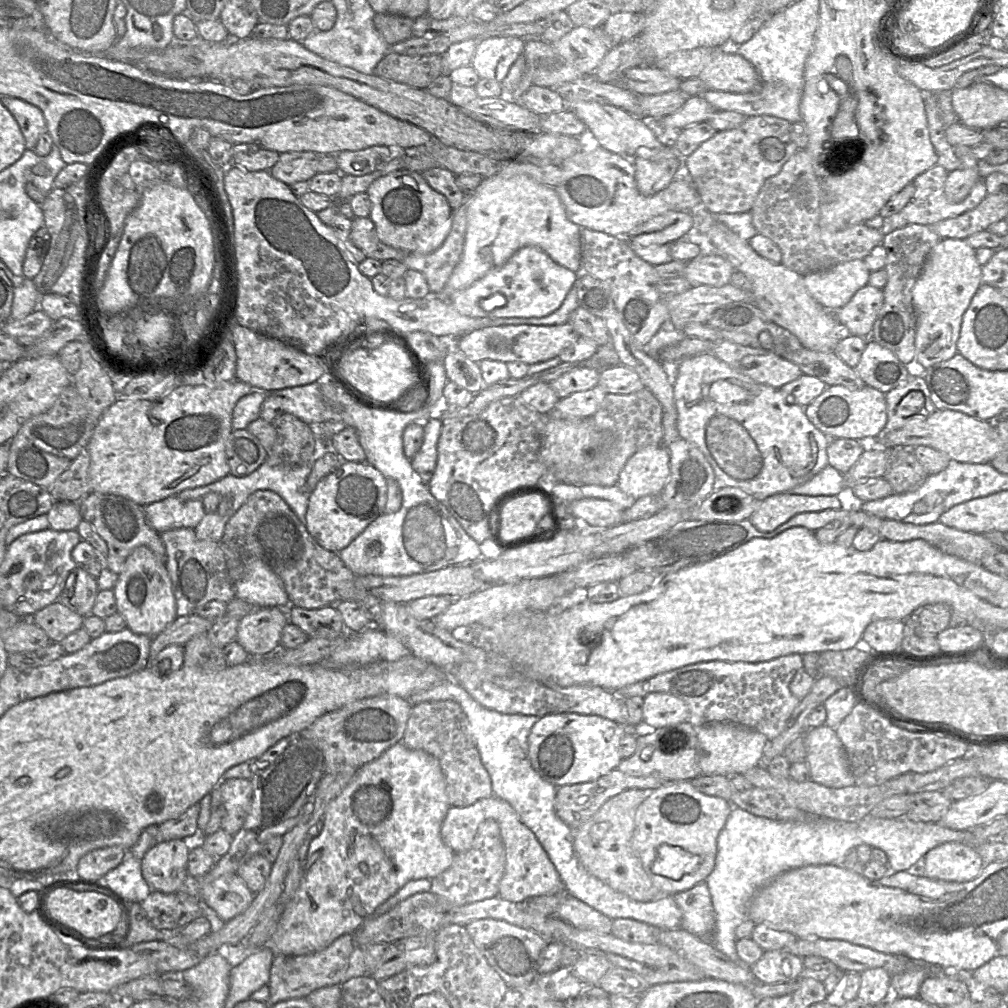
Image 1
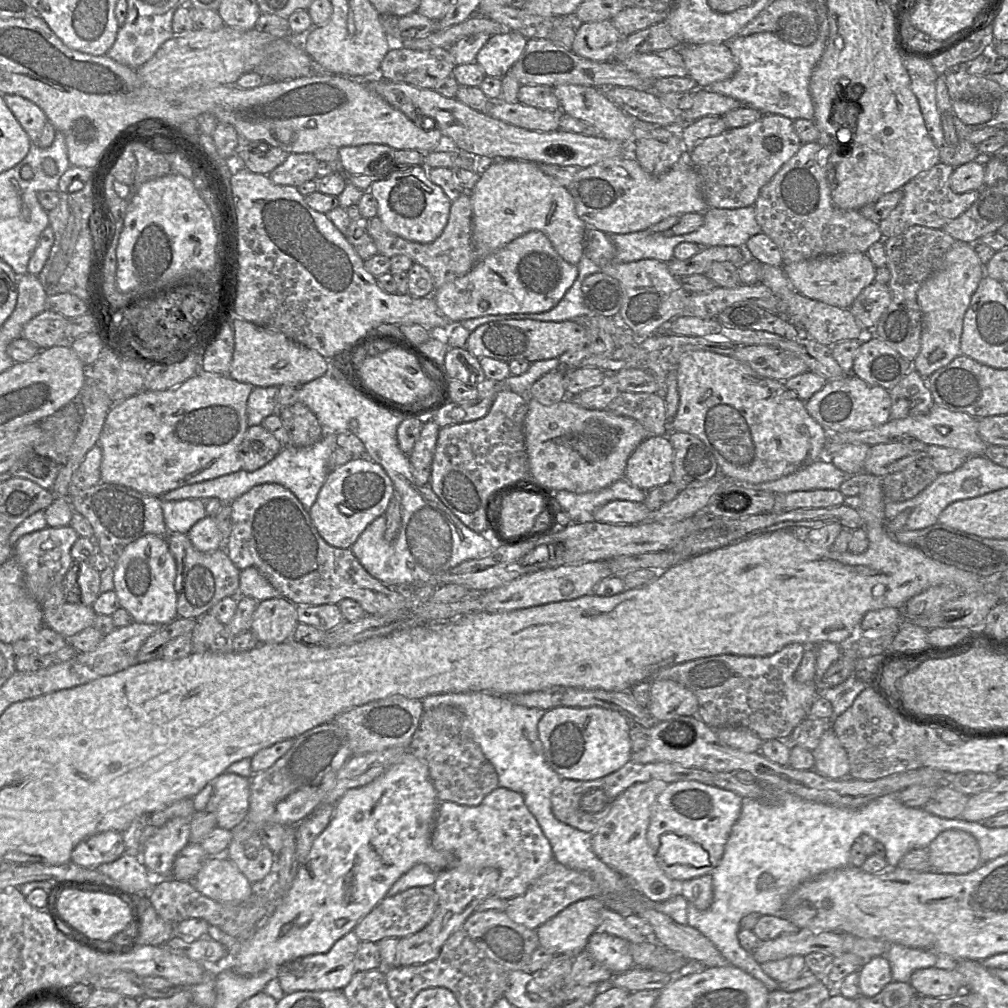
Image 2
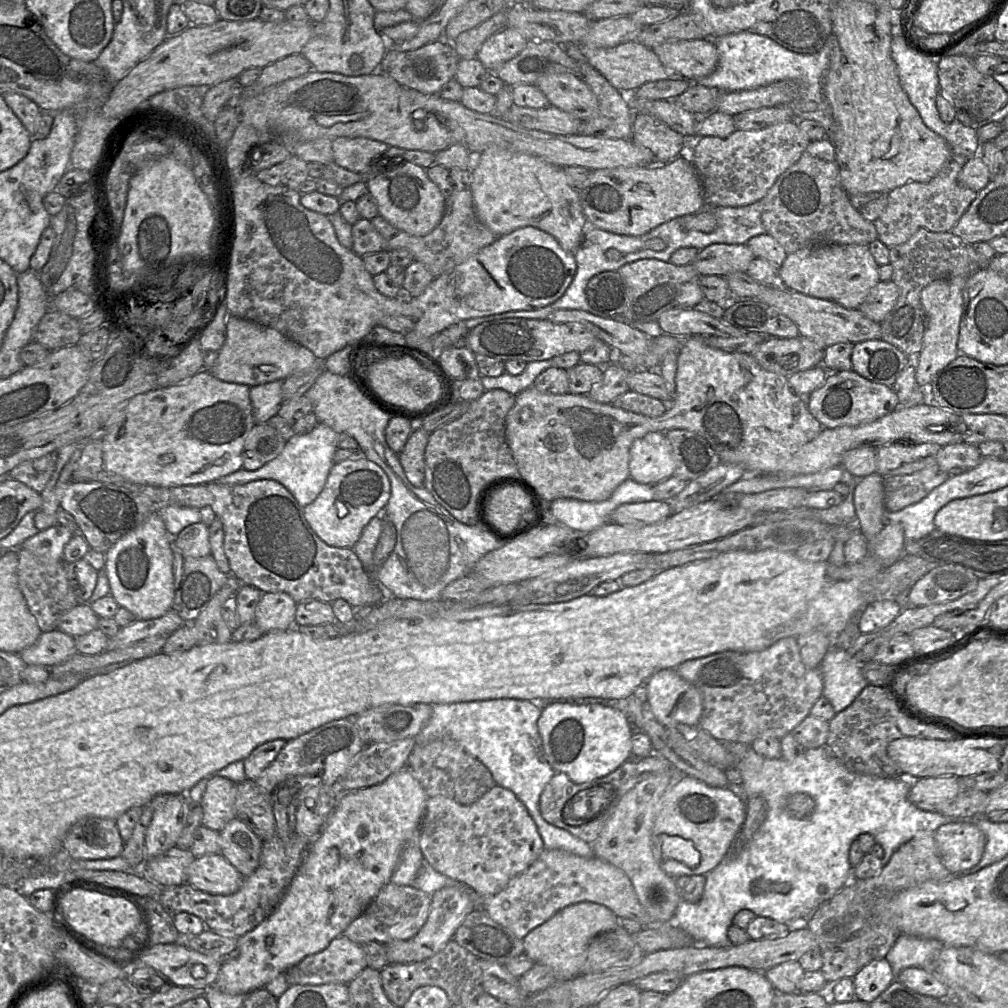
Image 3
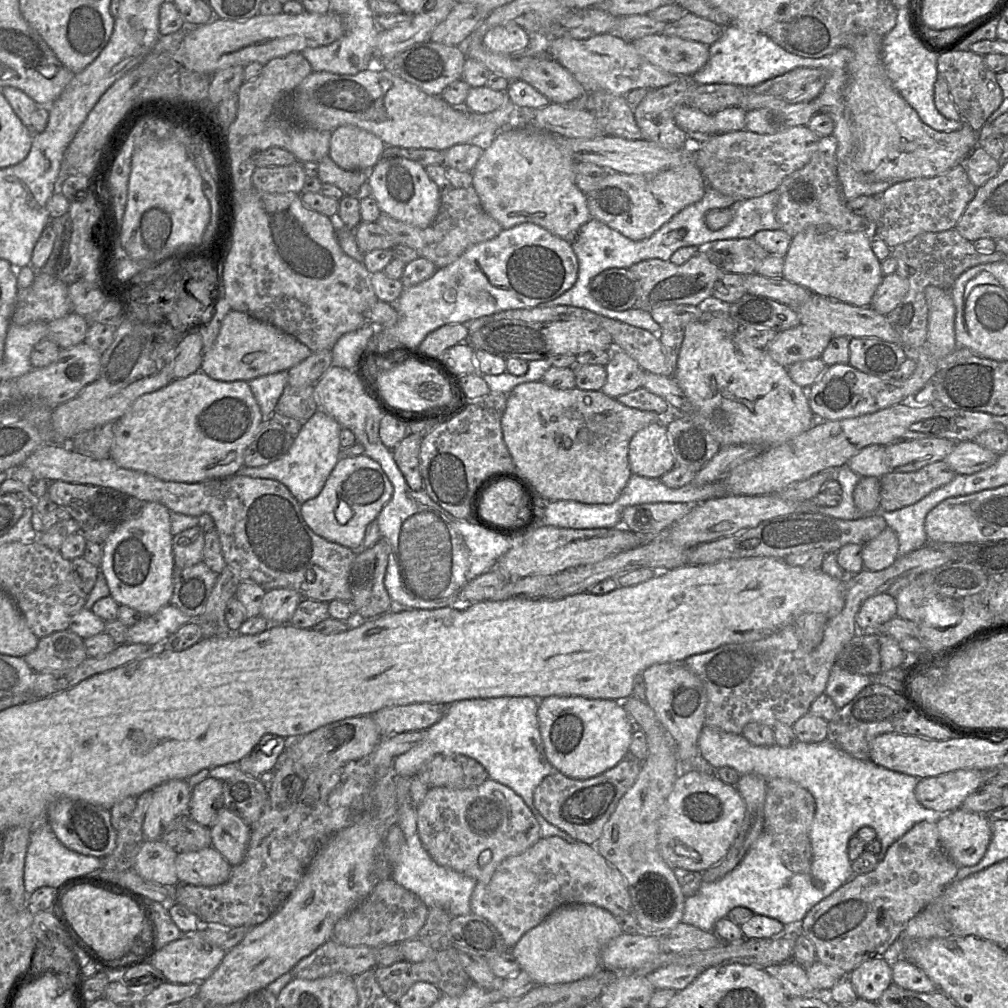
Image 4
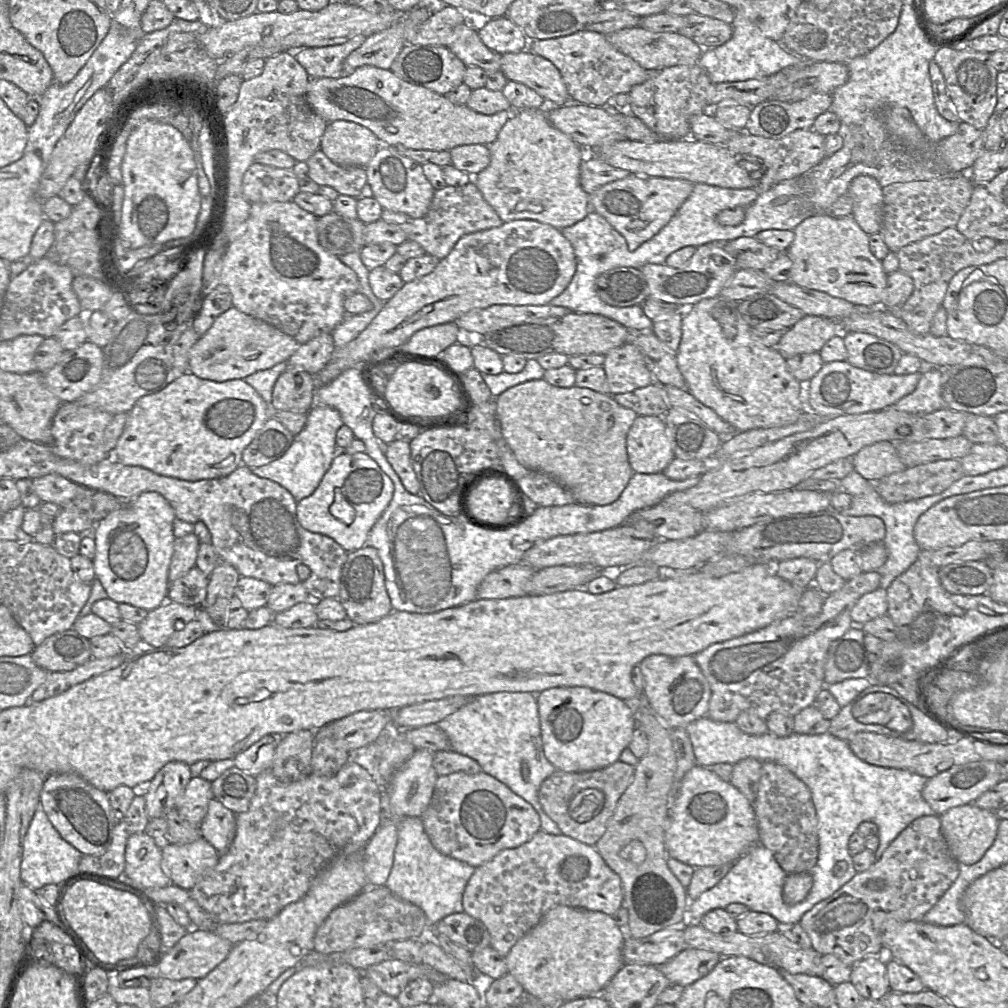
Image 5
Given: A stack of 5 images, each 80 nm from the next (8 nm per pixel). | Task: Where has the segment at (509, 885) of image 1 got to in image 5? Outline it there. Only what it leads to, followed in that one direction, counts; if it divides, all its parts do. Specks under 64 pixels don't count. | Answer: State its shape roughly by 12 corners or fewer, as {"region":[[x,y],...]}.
{"region":[[485,772],[439,776],[420,817],[477,868],[541,830]]}

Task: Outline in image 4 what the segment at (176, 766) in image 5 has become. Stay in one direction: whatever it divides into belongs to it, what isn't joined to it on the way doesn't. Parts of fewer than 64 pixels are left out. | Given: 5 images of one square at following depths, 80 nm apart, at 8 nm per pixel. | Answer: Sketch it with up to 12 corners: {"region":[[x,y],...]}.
{"region":[[169,780],[151,793],[143,824],[145,840],[188,815],[186,780]]}

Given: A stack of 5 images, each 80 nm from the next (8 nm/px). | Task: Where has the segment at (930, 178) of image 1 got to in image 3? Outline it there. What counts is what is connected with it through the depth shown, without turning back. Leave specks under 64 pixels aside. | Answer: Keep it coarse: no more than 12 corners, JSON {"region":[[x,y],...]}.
{"region":[[952,158],[886,194],[873,222],[888,248],[949,232],[977,197]]}

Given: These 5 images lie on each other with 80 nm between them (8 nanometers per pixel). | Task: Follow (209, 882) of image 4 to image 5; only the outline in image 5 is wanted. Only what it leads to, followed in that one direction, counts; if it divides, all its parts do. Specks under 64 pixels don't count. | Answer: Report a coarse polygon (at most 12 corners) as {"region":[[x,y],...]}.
{"region":[[203,837],[162,849],[171,884],[191,890],[219,861]]}

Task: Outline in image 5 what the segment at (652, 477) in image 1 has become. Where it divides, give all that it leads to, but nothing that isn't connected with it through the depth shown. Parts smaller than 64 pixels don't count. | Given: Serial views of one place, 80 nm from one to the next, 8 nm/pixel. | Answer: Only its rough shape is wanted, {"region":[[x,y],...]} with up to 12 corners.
{"region":[[638,415],[626,438],[636,473],[674,458],[663,417]]}

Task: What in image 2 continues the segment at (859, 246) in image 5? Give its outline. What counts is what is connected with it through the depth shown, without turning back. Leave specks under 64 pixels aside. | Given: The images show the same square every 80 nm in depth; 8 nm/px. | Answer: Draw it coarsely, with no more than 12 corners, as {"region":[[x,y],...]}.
{"region":[[866,253],[782,266],[803,296],[849,309],[875,281]]}

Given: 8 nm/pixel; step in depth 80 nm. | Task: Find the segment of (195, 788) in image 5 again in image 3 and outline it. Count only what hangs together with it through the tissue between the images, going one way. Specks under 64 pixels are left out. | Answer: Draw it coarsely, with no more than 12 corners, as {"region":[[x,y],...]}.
{"region":[[213,775],[199,804],[220,832],[236,818],[237,783]]}

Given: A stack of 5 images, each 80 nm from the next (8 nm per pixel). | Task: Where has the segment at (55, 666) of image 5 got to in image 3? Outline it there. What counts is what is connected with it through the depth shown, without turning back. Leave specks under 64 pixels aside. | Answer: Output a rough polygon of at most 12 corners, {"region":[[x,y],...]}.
{"region":[[42,633],[20,656],[26,665],[58,665],[77,652],[75,637]]}

